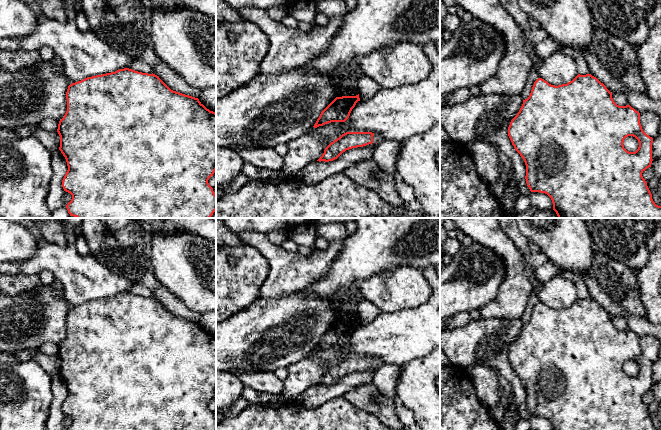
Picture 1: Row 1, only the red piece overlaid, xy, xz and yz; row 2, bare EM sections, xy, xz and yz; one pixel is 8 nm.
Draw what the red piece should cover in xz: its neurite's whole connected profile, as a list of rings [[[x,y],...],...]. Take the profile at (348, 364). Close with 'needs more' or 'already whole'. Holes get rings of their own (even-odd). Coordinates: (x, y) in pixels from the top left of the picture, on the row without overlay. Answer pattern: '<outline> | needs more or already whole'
[[[346,356],[331,366],[317,385],[333,385],[346,374],[372,368],[373,360],[372,356]]] | already whole

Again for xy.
[[[124,292],[70,308],[66,323],[67,335],[57,353],[60,360],[59,374],[68,390],[62,411],[72,419],[66,430],[216,430],[216,418],[208,407],[216,395],[216,337],[207,333],[198,322],[171,314],[153,297]]] | already whole

